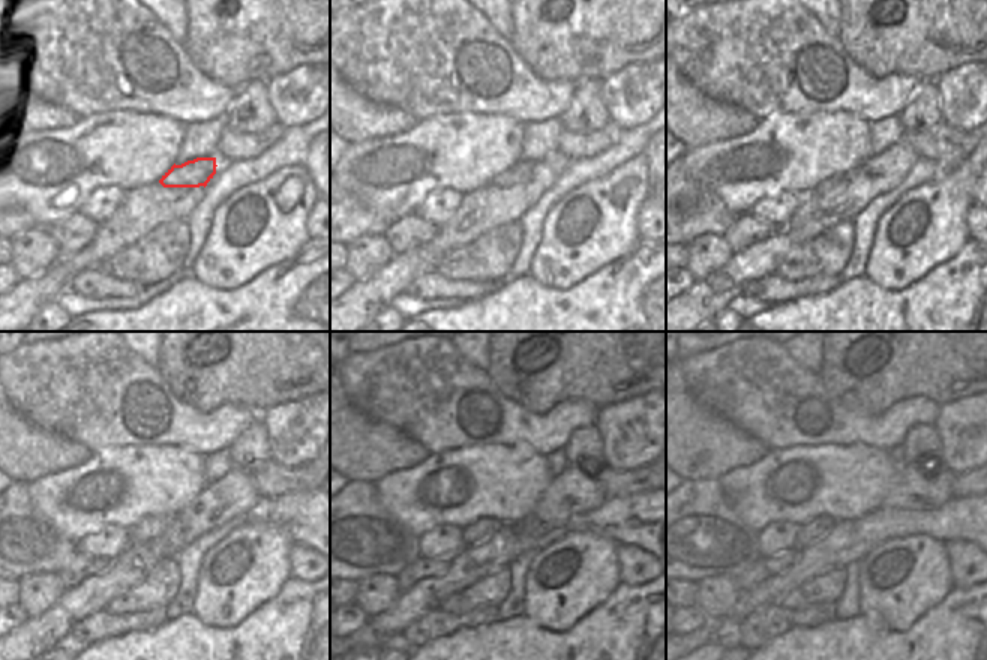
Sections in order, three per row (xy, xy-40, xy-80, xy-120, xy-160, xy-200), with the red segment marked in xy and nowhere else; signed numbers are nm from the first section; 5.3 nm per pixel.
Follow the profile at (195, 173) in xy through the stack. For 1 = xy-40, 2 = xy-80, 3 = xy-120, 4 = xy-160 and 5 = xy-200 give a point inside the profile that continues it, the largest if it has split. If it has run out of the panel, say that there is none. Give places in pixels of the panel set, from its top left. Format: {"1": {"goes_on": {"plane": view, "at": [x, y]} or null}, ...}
{"1": {"goes_on": {"plane": "xy-40", "at": [521, 170]}}, "2": {"goes_on": {"plane": "xy-80", "at": [828, 185]}}, "3": {"goes_on": {"plane": "xy-120", "at": [152, 527]}}, "4": {"goes_on": {"plane": "xy-160", "at": [483, 528]}}, "5": {"goes_on": {"plane": "xy-200", "at": [816, 528]}}}

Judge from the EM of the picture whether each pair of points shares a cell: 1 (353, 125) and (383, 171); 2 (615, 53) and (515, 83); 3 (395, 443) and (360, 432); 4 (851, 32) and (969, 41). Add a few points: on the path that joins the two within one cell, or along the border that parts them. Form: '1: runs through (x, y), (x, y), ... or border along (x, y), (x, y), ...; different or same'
1: border along (398, 134), (348, 143); different
2: border along (515, 50), (542, 78), (567, 78), (572, 83); different
3: runs through (386, 443), (369, 441); same
4: runs through (881, 32), (939, 32); same

